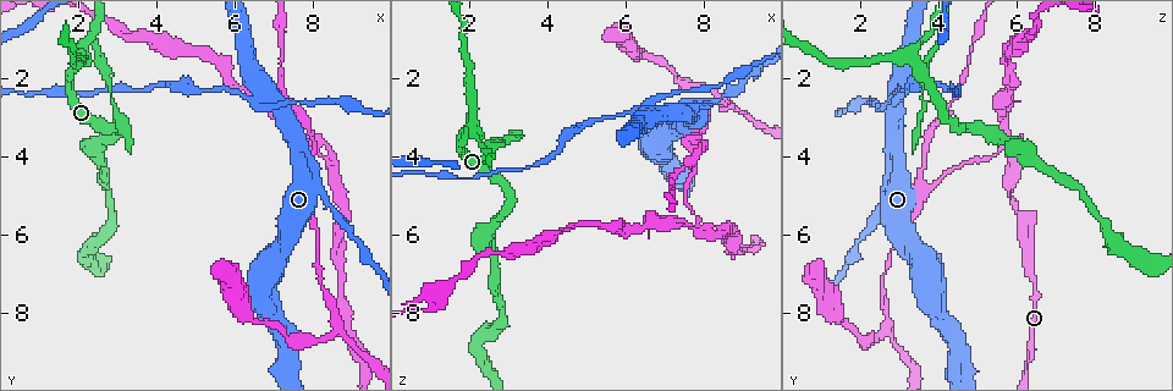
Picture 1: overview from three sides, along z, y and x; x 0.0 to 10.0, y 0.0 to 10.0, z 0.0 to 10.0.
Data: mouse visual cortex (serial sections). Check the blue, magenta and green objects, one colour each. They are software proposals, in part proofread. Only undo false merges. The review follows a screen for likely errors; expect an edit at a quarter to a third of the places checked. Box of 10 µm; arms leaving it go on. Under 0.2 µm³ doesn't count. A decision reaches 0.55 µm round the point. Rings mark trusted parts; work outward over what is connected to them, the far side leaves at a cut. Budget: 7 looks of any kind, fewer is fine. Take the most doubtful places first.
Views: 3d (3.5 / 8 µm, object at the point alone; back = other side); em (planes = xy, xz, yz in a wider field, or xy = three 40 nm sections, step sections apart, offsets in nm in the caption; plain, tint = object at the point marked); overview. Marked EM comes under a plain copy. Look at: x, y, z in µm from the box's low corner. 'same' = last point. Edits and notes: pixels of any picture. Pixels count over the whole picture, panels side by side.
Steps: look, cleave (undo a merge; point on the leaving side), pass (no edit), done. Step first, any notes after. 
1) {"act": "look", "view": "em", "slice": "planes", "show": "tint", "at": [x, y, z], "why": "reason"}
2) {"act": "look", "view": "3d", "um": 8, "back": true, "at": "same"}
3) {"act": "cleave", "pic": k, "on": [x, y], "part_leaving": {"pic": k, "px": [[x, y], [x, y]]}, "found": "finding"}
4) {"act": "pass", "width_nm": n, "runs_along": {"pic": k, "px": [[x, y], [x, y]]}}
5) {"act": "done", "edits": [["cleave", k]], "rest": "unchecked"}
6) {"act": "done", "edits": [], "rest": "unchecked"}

{"act": "look", "view": "3d", "um": 3.5, "at": [7.90, 3.75, 5.95], "why": "side arm on a straight run"}

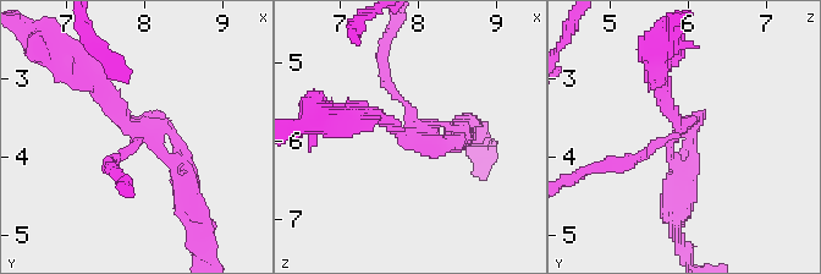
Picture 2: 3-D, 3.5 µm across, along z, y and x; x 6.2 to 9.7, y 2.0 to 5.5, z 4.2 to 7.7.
{"act": "look", "view": "em", "slice": "xy", "step": 3, "show": "tint", "at": [7.95, 3.70, 5.90], "arms": 3, "arm_widths_nm": [150, 200, 200], "why": "now the EM"}

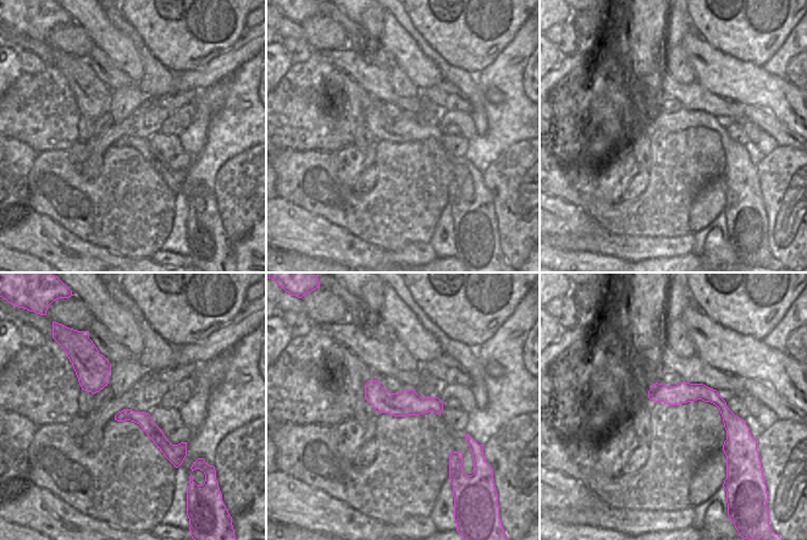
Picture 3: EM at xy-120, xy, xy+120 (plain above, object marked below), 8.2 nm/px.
{"act": "look", "view": "em", "slice": "xy", "step": 1, "show": "tint", "at": "same"}

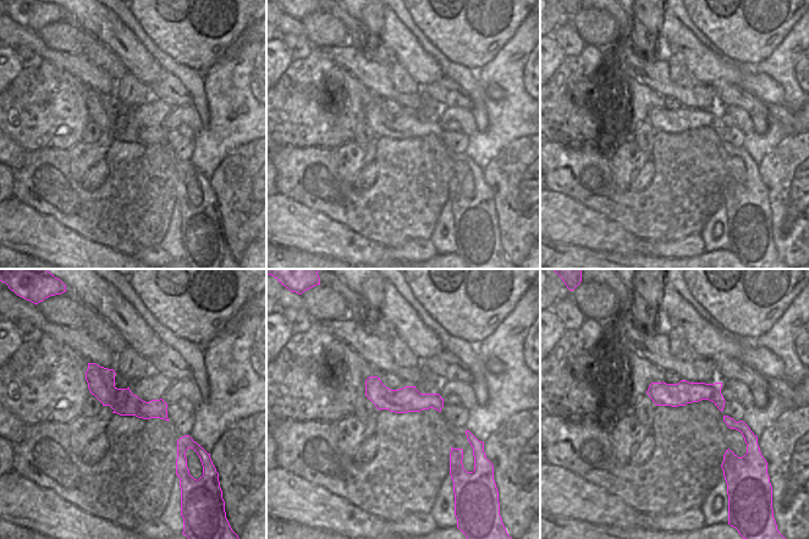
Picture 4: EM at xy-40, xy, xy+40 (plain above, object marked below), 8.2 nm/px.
{"act": "cleave", "pic": 2, "on": [391, 88], "width_nm": 220, "part_leaving": {"pic": 2, "px": [[409, 126], [380, 60], [391, 32]]}, "found": "a second cell is stuck on"}

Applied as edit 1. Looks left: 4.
{"act": "look", "view": "overview"}

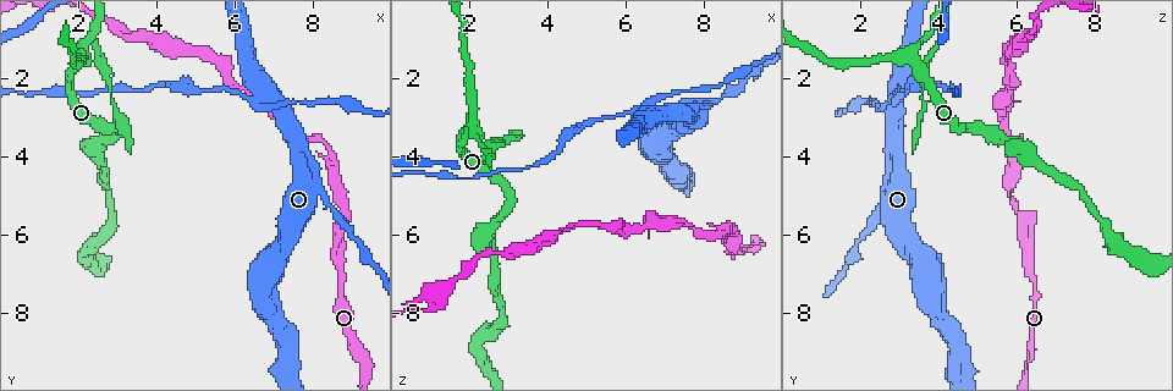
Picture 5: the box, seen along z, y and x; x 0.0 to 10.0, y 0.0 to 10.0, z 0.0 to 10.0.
{"act": "look", "view": "3d", "um": 3.5, "at": [6.95, 2.45, 2.85], "why": "thin arm on a thick one"}

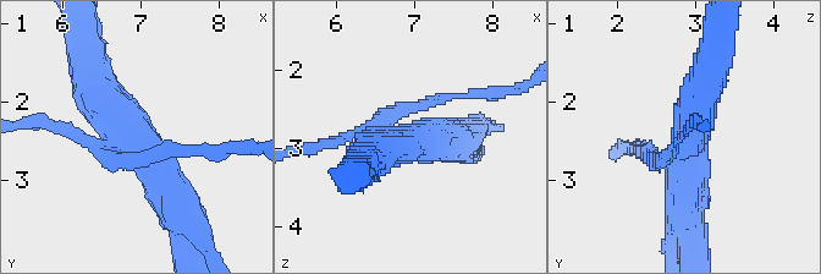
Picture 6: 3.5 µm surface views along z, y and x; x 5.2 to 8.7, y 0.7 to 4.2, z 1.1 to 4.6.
{"act": "look", "view": "em", "slice": "xy", "step": 3, "show": "tint", "at": [6.90, 2.50, 2.85], "arms": 4, "arm_widths_nm": [100, 150, 500, 500]}

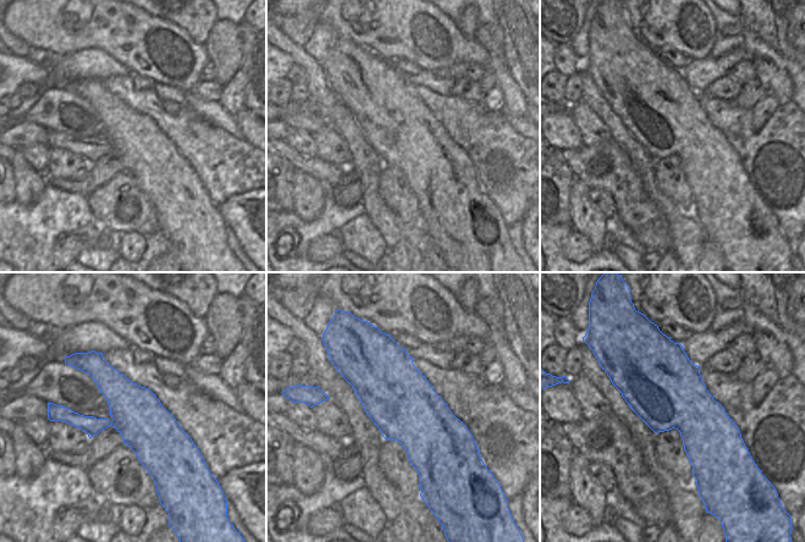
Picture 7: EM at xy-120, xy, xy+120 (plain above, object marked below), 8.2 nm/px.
{"act": "cleave", "pic": 6, "on": [62, 131], "part_leaving": {"pic": 6, "px": [[113, 146], [34, 124]]}, "found": "two cells meet here"}

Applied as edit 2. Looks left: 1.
{"act": "done", "edits": [["cleave", 2], ["cleave", 6]], "rest": "unchecked"}

